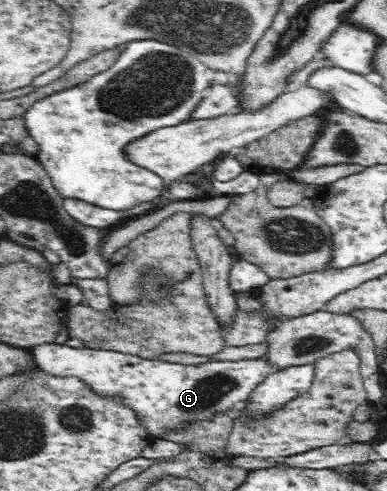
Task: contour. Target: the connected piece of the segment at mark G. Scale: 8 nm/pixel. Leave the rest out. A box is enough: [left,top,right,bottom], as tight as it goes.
[32,344,278,437]

